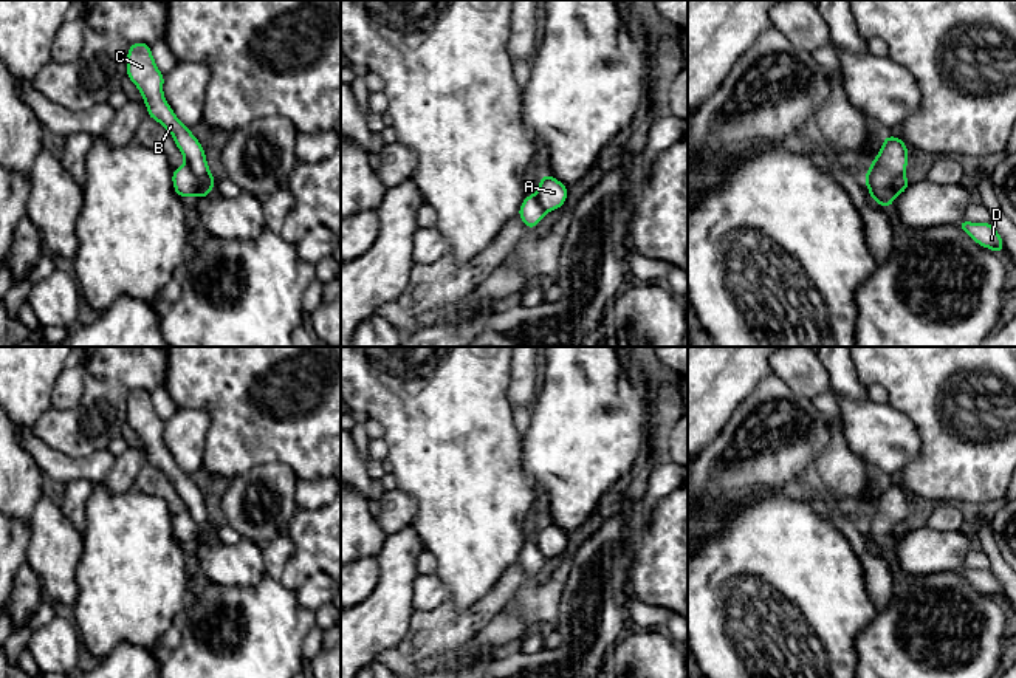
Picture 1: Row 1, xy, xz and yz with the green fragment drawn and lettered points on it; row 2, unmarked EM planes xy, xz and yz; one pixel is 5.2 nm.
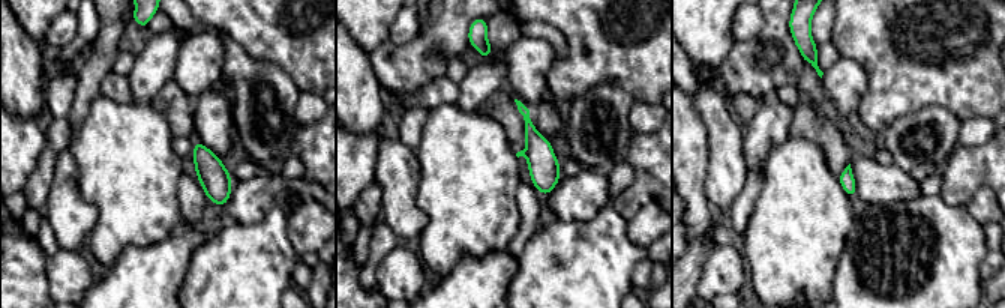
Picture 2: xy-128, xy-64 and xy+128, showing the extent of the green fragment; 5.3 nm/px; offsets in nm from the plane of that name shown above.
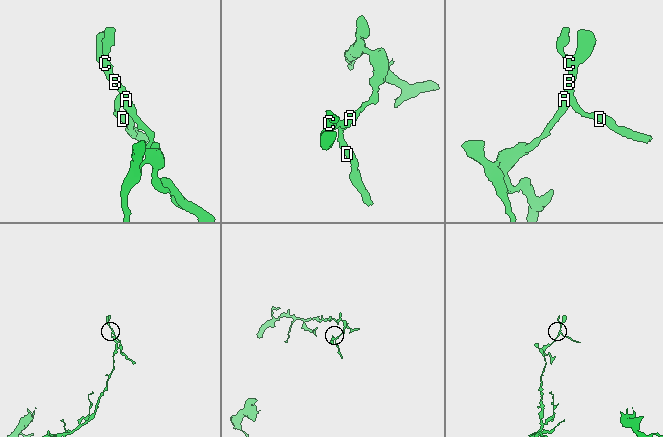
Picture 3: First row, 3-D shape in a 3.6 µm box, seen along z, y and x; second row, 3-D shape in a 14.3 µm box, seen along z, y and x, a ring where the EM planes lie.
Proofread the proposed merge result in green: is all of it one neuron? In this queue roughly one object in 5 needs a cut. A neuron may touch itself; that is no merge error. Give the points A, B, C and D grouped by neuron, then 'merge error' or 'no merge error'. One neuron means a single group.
groups A B C / D; merge error

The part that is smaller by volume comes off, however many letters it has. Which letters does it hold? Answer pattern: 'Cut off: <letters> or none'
Cut off: D

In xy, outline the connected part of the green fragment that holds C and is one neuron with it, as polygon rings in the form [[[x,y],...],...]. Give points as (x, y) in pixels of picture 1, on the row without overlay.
[[[135,389],[127,398],[125,423],[138,433],[147,454],[147,463],[160,469],[172,483],[183,500],[186,511],[192,515],[197,529],[197,545],[204,545],[215,532],[215,525],[208,514],[201,489],[183,472],[163,441],[164,421],[160,419],[152,402],[150,392]]]

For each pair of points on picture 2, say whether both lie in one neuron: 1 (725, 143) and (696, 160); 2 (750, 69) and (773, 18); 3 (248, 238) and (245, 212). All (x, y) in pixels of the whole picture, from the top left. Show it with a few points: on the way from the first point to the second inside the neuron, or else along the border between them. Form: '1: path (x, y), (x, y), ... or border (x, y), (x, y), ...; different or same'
1: border (699, 119), (707, 134), (708, 169), (705, 188); different
2: path (764, 59), (771, 51), (773, 32); same
3: border (275, 203), (261, 220), (255, 223), (236, 223); different

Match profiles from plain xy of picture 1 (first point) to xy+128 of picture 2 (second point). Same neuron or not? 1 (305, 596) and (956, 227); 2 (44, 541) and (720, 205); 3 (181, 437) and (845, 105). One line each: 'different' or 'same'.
1: different
2: same
3: same

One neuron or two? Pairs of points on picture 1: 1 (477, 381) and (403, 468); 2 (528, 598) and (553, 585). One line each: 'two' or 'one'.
1: one
2: one

